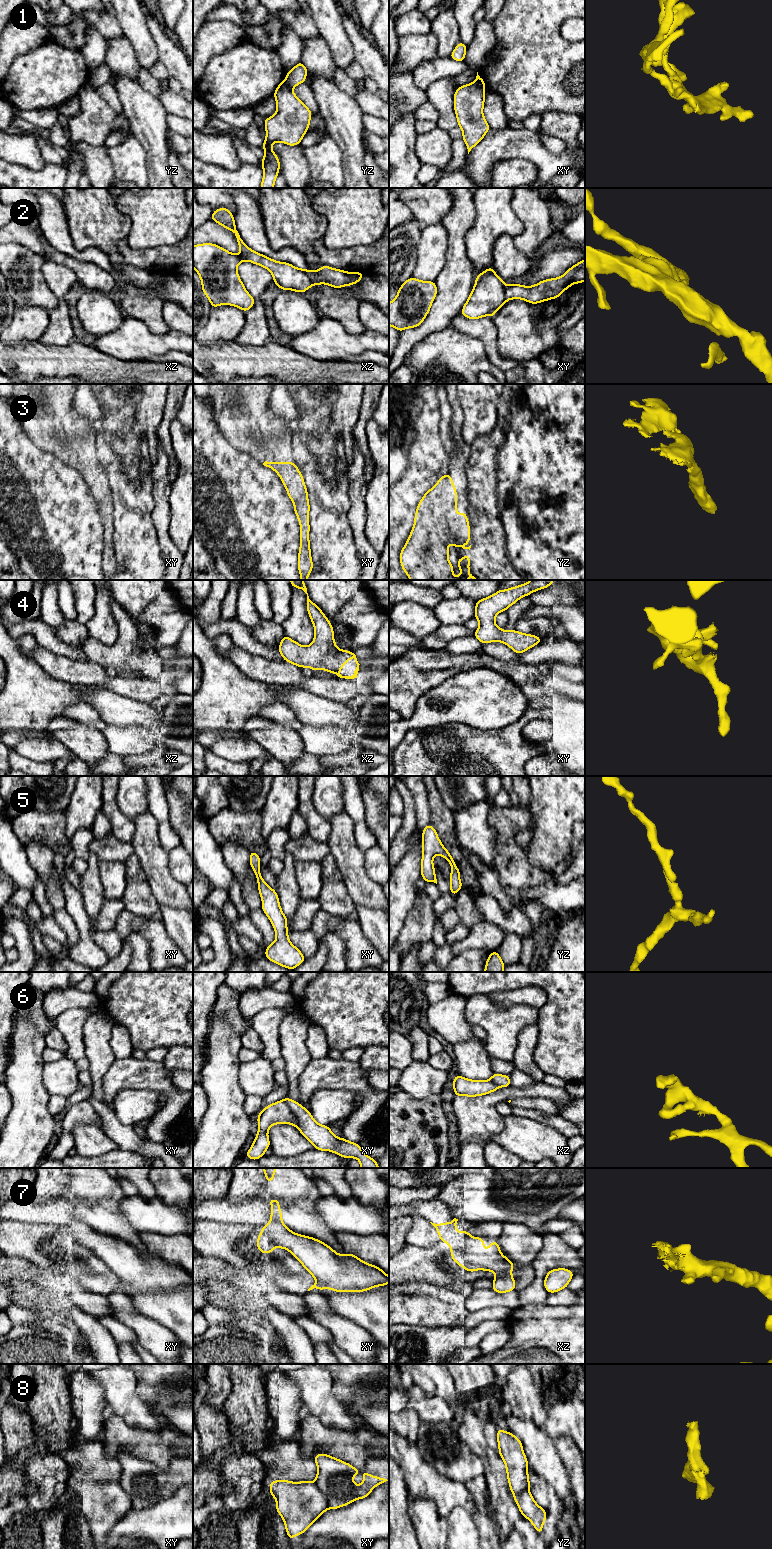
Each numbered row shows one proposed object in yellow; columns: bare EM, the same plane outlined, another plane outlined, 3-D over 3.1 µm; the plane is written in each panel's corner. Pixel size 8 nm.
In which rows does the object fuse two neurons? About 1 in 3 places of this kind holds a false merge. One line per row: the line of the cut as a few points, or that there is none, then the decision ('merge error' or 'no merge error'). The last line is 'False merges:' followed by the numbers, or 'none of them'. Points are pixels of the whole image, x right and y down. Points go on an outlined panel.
1: cut in xy along (474, 81), (484, 87); merge error
2: cut in xz along (305, 270), (314, 284); merge error
3: no cut; no merge error
4: no cut; no merge error
5: no cut; no merge error
6: cut in xy along (282, 1100), (296, 1118), (298, 1128); merge error
7: no cut; no merge error
8: cut in xy along (314, 1482), (325, 1495), (329, 1507); merge error
False merges: 1, 2, 6, 8

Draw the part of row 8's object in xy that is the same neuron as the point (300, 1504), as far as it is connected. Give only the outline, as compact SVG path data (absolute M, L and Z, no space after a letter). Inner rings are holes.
M275 1480L269 1483L269 1487L269 1494L276 1499L276 1510L284 1521L288 1540L305 1533L306 1530L329 1509L326 1495L323 1494L313 1482Z

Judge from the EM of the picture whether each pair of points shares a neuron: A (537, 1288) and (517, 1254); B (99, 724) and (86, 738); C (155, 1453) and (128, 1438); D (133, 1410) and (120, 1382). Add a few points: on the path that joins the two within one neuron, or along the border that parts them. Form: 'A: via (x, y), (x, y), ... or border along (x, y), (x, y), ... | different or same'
A: border along (542, 1245), (536, 1258), (529, 1265) | different
B: border along (84, 723), (101, 732) | different
C: via (148, 1447), (135, 1441) | same
D: via (126, 1403), (120, 1389) | same

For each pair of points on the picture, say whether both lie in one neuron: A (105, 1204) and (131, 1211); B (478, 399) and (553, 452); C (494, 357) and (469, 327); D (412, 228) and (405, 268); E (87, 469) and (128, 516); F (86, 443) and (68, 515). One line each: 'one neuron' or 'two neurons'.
A: two neurons
B: two neurons
C: one neuron
D: one neuron
E: two neurons
F: two neurons

